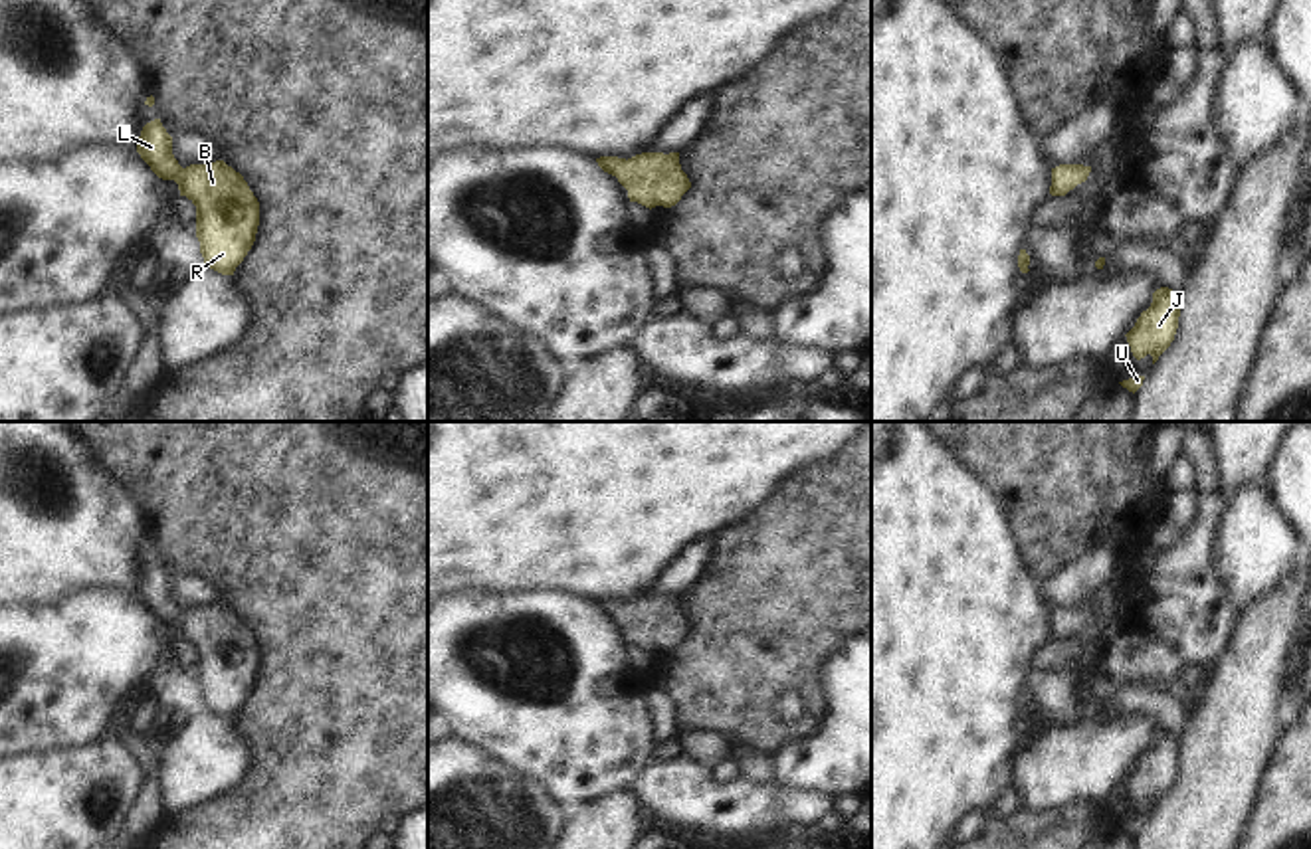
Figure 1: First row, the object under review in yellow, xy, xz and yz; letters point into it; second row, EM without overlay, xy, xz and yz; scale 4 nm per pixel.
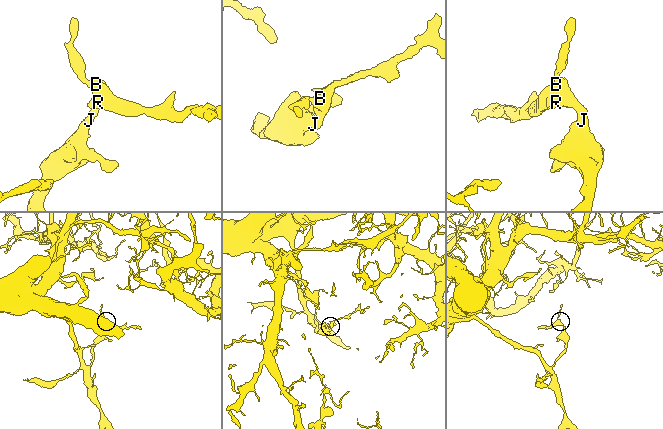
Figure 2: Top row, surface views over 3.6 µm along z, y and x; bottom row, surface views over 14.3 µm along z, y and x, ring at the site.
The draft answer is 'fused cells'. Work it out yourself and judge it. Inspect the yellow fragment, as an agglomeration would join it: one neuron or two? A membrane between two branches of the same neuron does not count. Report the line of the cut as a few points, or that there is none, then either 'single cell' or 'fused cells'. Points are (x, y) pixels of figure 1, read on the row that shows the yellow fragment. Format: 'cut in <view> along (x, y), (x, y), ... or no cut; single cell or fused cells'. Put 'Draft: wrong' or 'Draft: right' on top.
Draft: wrong
no cut; single cell

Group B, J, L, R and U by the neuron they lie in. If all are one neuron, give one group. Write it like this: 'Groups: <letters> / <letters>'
Groups: B J L R U.

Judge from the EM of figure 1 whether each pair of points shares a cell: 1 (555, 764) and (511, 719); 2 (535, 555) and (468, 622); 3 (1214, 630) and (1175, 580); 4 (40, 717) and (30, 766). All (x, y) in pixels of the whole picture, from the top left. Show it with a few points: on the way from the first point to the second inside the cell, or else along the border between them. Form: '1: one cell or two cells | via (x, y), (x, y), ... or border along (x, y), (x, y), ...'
1: one cell | via (545, 753), (523, 731)
2: two cells | border along (541, 586), (509, 592), (448, 594)
3: one cell | via (1203, 618), (1181, 592)
4: two cells | border along (80, 745), (24, 751), (20, 754)

